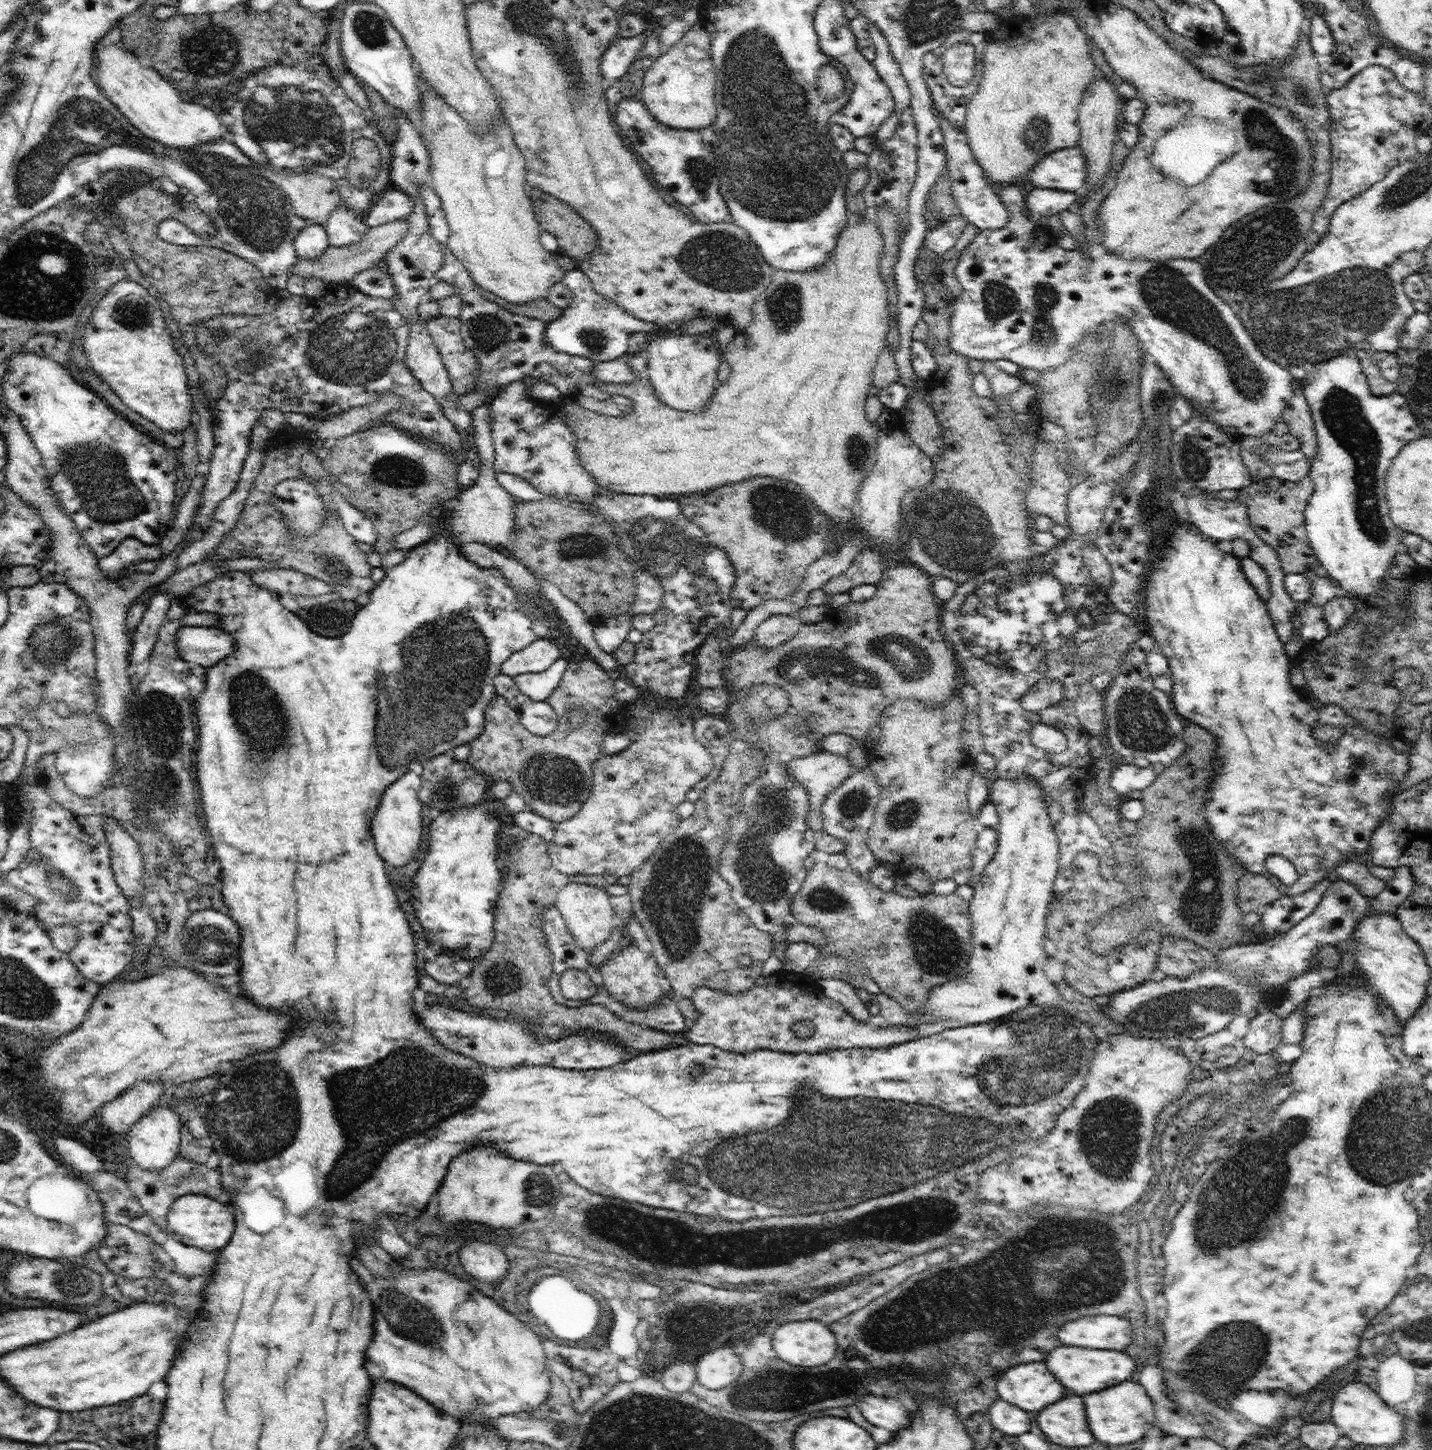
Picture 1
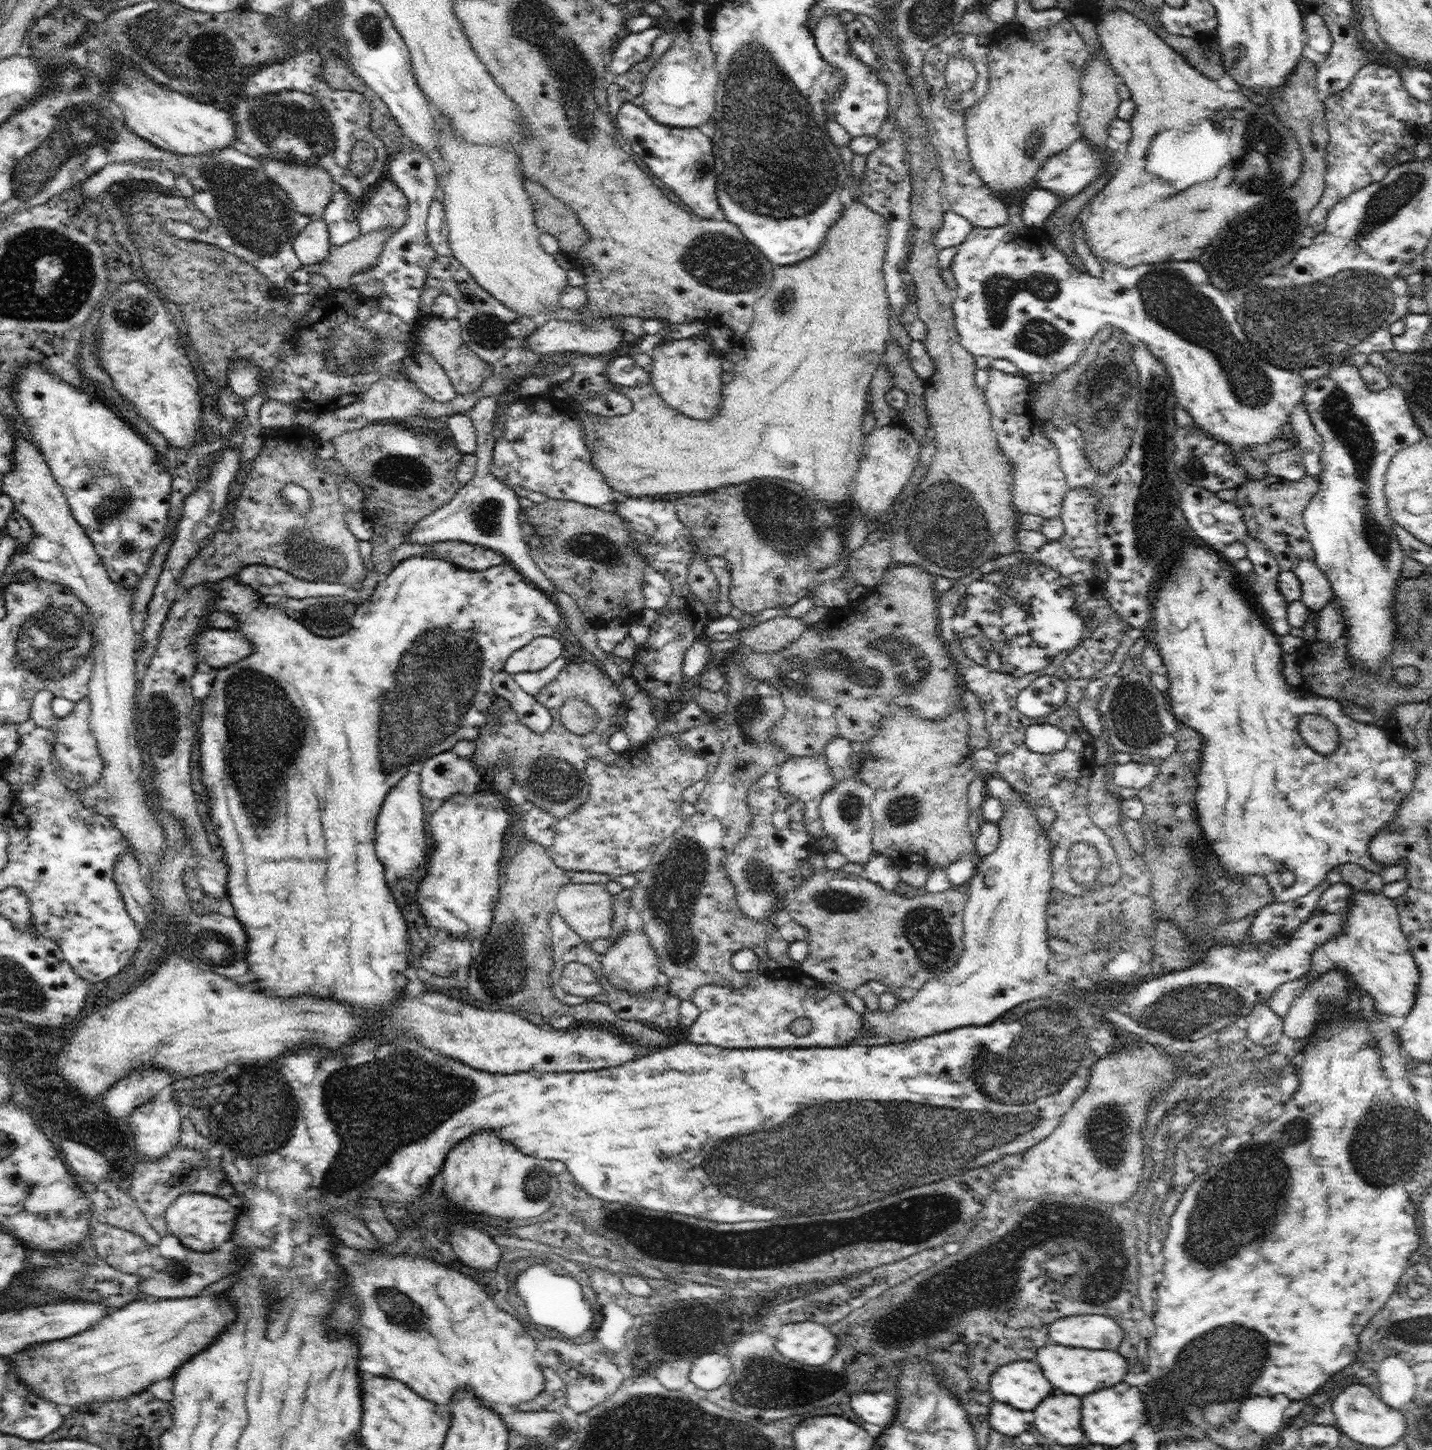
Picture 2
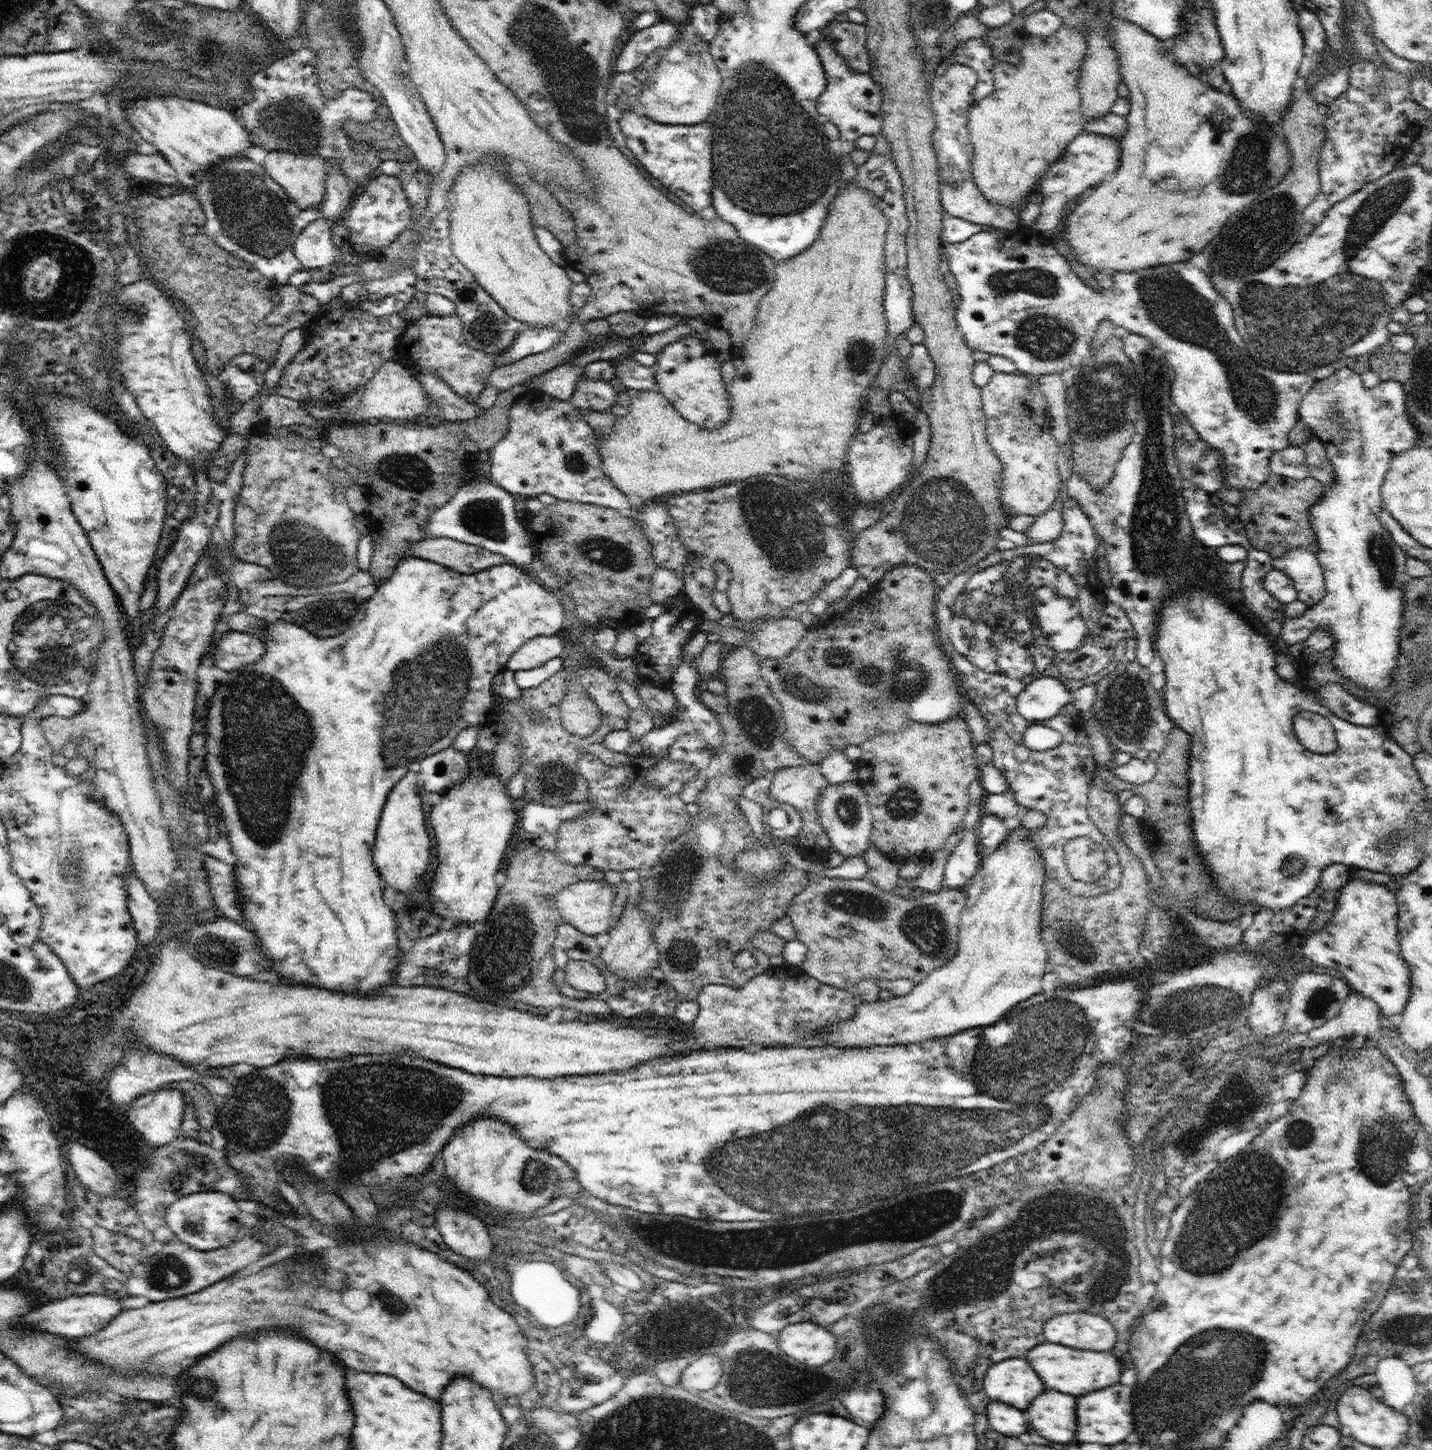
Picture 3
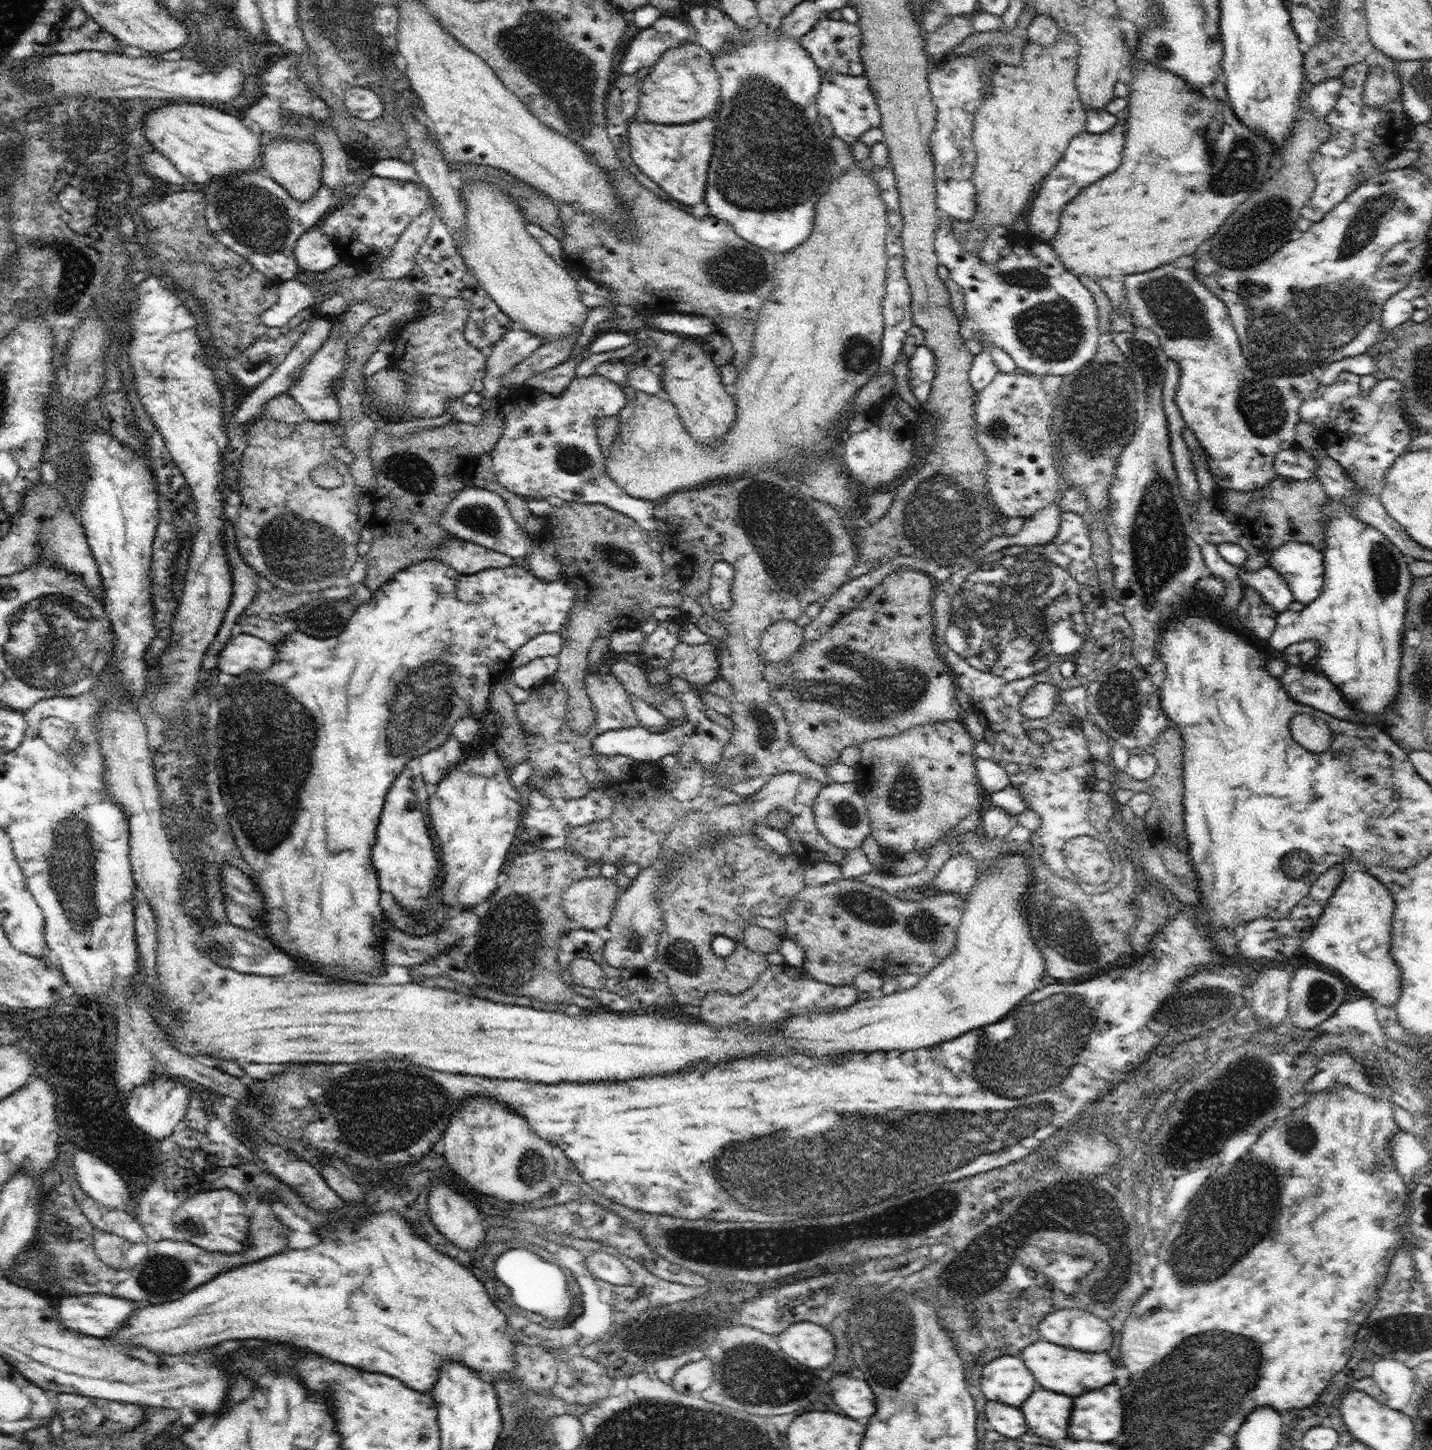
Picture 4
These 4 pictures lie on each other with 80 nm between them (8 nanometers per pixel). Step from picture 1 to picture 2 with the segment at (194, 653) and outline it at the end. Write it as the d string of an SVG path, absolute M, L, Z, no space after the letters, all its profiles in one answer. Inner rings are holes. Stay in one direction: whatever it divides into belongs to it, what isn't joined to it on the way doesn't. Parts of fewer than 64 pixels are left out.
M234 628L202 629L193 638L193 642L195 642L193 649L196 651L198 661L202 660L215 669L241 661L254 652L253 644Z

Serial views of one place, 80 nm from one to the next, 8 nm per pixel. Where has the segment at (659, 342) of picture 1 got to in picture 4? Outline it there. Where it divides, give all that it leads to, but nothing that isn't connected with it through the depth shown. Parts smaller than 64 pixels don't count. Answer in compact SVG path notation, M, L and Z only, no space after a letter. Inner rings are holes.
M683 337L683 343L676 345L660 364L664 368L661 371L664 396L674 404L680 422L690 432L692 440L706 442L708 446L722 440L724 434L730 432L737 410L736 400L722 385L721 370L714 364L711 355L711 352L694 343L691 337Z

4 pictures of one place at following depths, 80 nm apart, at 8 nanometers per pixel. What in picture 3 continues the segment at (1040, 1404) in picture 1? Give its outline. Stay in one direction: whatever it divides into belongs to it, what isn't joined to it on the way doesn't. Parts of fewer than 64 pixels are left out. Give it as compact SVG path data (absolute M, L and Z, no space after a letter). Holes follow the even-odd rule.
M1010 1358L986 1371L983 1388L991 1401L1006 1402L1018 1410L1026 1410L1044 1390L1044 1384L1024 1358Z

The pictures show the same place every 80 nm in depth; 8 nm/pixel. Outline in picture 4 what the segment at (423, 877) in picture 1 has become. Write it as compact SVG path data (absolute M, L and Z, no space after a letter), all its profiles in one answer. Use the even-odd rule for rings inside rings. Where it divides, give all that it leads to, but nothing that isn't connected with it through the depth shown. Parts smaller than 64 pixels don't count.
M493 738L488 743L484 743L482 751L477 755L466 757L461 760L438 784L436 793L429 797L429 818L430 826L434 827L434 832L442 844L442 862L444 862L444 882L439 891L442 893L442 900L450 910L455 904L462 908L474 908L482 904L488 896L494 894L499 888L497 878L502 873L502 866L506 855L512 846L516 830L522 826L523 815L520 805L520 795L518 790L510 783L512 768L505 764L505 760L495 747Z

